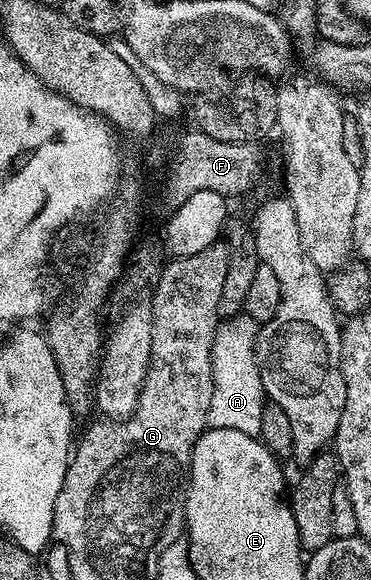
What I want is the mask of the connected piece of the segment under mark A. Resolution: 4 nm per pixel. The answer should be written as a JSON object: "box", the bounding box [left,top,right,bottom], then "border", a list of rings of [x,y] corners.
{"box":[208,312,265,437],"border":[[[244,312],[224,319],[213,335],[211,407],[208,408],[208,427],[234,428],[258,437],[265,393],[262,388],[261,370],[257,366],[256,342],[259,324]]]}

